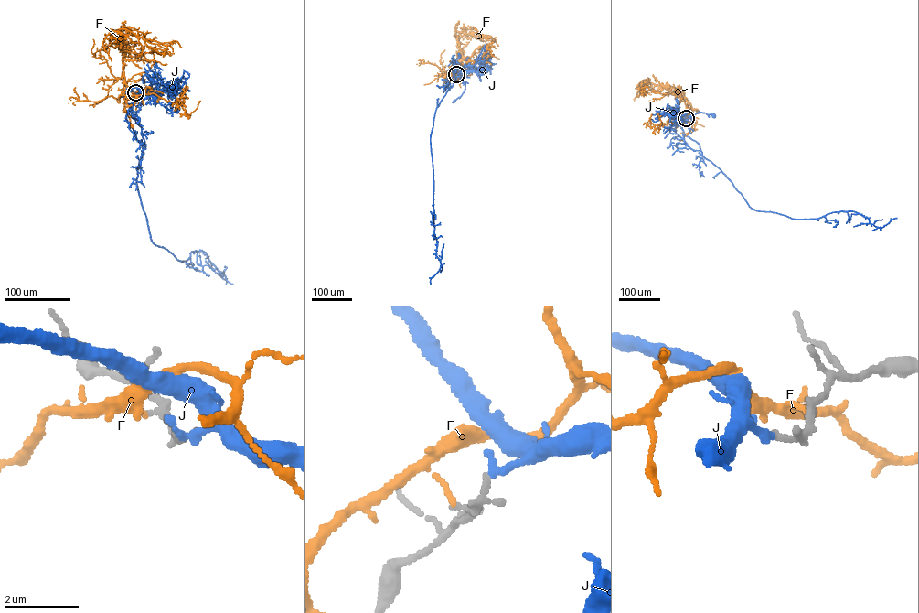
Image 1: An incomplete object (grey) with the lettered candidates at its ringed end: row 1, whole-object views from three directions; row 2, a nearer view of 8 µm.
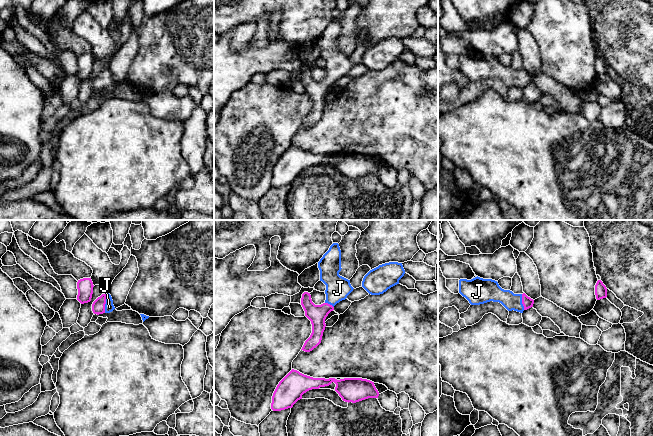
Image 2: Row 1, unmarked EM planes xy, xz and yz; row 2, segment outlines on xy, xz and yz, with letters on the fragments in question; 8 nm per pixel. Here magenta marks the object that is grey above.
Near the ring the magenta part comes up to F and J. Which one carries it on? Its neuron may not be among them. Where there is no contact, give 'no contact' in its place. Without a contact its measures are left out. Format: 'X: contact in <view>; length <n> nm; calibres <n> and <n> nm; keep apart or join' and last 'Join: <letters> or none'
F: no contact; keep apart
J: contact in xy; length 150 nm; calibres 110 and 80 nm; join
Join: J

